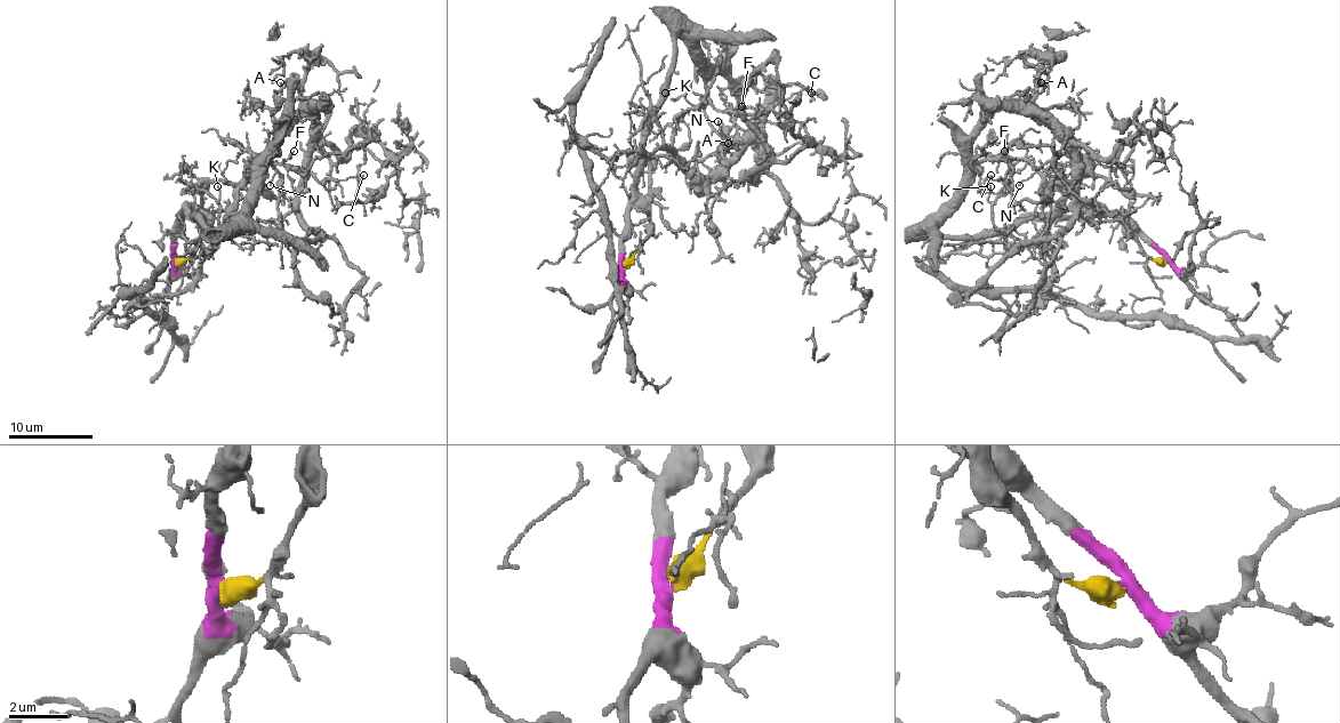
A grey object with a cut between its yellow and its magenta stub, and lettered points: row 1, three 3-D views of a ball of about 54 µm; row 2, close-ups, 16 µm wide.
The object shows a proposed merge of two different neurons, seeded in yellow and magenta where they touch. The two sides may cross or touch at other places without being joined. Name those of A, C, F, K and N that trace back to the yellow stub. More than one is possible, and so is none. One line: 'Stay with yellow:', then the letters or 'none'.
Stay with yellow: none

